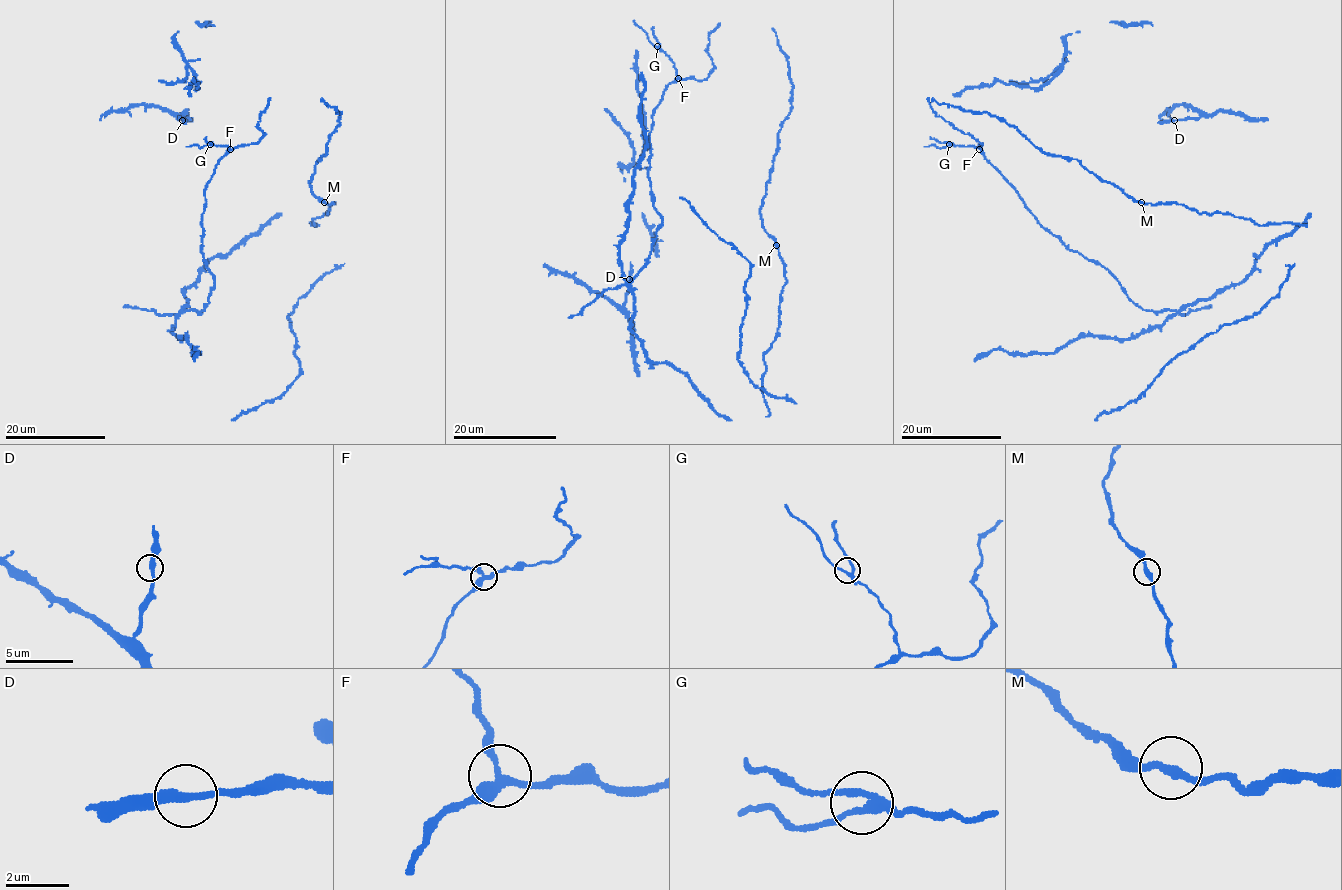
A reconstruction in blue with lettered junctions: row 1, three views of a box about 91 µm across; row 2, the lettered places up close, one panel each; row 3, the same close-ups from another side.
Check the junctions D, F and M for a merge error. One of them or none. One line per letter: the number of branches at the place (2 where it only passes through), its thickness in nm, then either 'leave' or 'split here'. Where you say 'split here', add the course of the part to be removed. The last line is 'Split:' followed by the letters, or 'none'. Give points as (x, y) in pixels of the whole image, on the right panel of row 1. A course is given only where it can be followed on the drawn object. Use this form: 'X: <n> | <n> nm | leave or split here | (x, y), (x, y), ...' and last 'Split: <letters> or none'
D: 2 | 280 nm | leave
F: 3 | 280 nm | split here | (979, 149), (924, 146)
M: 2 | 280 nm | leave
Split: F

